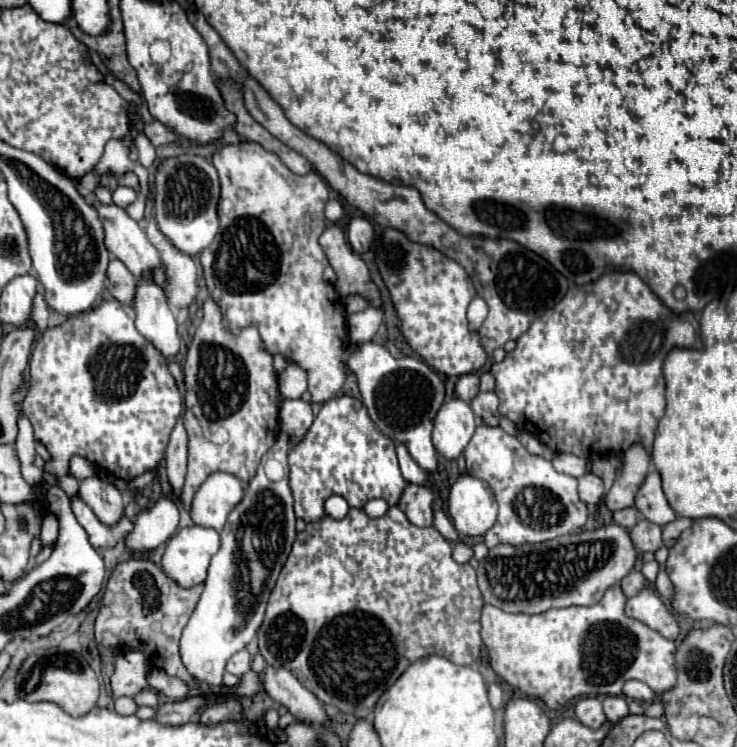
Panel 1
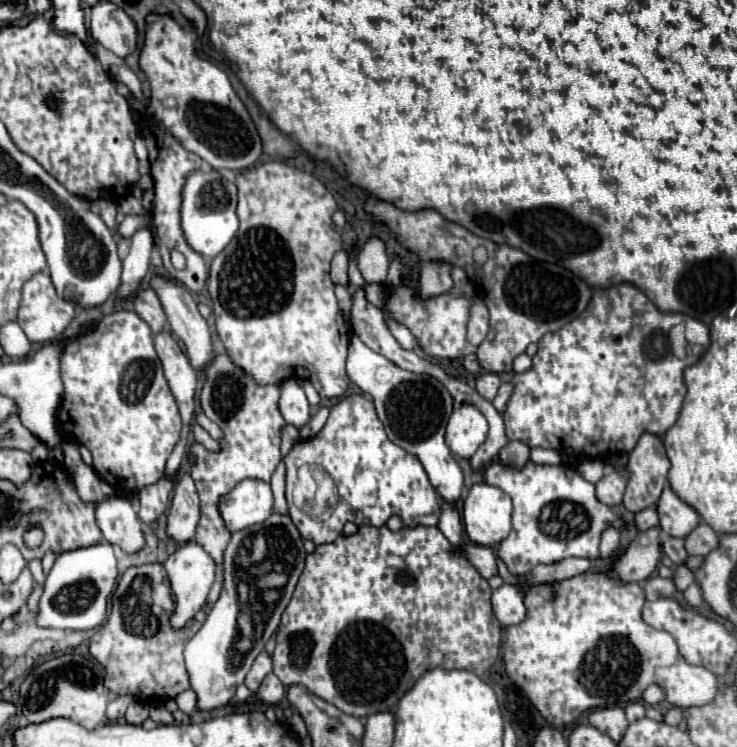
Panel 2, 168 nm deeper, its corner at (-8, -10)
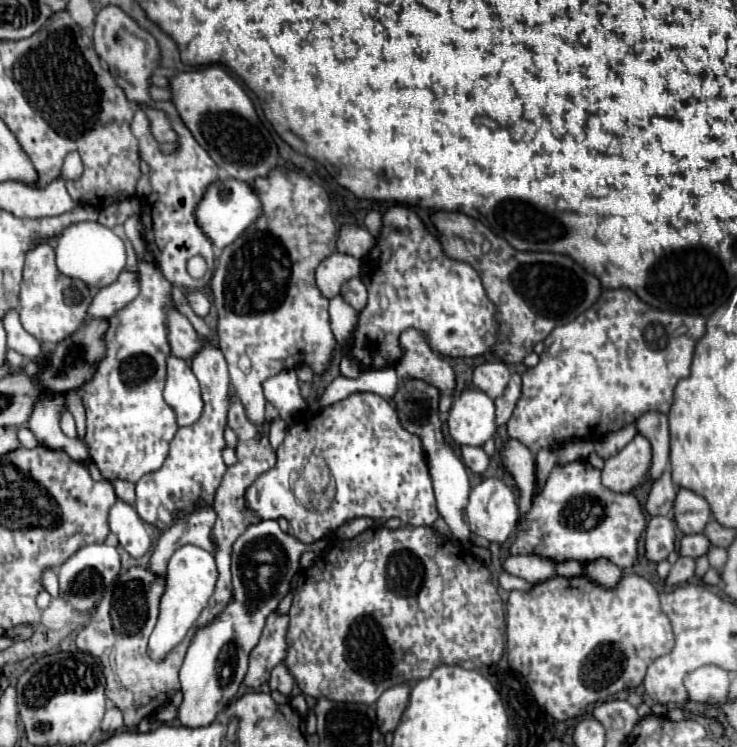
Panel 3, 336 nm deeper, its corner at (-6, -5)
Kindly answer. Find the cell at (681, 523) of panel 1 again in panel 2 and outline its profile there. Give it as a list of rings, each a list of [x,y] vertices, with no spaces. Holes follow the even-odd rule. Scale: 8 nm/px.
[[[700,523],[686,539],[684,539],[688,555],[708,555],[718,547],[718,535],[706,523]]]

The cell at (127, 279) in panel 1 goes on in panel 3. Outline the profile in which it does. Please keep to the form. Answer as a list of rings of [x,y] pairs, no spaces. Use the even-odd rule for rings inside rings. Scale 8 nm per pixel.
[[[170,310],[170,346],[172,354],[182,360],[192,360],[204,346],[198,332],[192,328],[186,316],[182,316],[178,310]]]

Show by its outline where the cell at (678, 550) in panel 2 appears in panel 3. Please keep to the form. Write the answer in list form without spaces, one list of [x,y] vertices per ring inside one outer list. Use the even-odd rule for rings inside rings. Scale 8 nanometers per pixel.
[[[690,534],[684,536],[680,542],[680,556],[692,556],[692,558],[700,558],[708,552],[710,548],[710,540],[704,534]]]

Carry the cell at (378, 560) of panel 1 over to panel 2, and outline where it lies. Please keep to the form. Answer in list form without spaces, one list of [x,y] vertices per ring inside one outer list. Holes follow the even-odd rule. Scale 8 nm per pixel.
[[[362,525],[354,535],[338,535],[336,541],[326,543],[326,545],[316,545],[314,553],[306,557],[306,567],[300,575],[300,581],[296,585],[296,591],[292,595],[292,601],[282,613],[278,633],[276,633],[276,649],[272,655],[274,669],[272,673],[286,685],[304,685],[308,691],[318,695],[320,699],[332,703],[340,711],[354,715],[354,717],[368,717],[374,713],[392,713],[404,695],[424,671],[432,667],[448,667],[448,669],[470,669],[474,675],[482,675],[494,665],[498,651],[500,651],[500,621],[496,619],[492,605],[490,605],[490,595],[492,589],[488,581],[468,563],[466,555],[462,549],[452,547],[448,539],[442,535],[438,527],[402,527],[400,531],[390,531],[386,525],[384,527],[372,527],[372,525]]]

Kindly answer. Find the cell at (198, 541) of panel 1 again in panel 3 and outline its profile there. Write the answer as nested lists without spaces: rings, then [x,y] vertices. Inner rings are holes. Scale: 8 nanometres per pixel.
[[[186,544],[172,554],[168,562],[168,572],[166,572],[166,588],[160,598],[158,624],[148,642],[148,656],[154,662],[164,660],[186,638],[188,630],[196,624],[200,612],[206,608],[210,596],[214,594],[216,580],[218,580],[218,568],[210,552],[198,546]]]

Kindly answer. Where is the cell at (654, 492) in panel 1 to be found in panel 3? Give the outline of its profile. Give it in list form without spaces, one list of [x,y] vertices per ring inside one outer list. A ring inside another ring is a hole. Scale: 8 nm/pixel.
[[[686,488],[678,490],[676,504],[674,504],[674,520],[684,534],[704,532],[710,518],[712,518],[710,506],[702,496]]]

